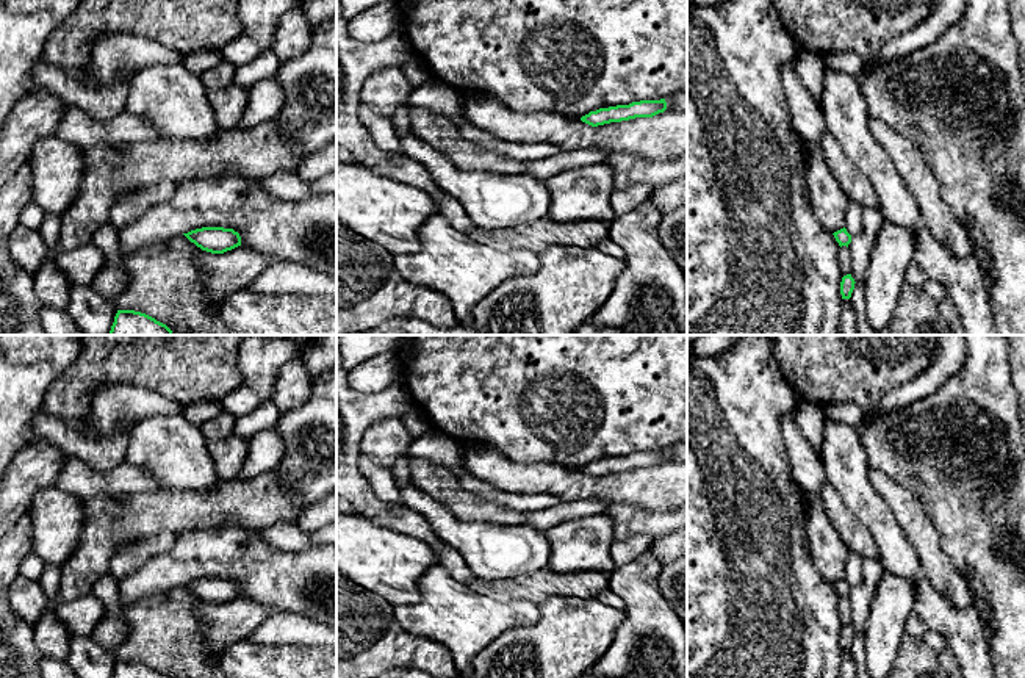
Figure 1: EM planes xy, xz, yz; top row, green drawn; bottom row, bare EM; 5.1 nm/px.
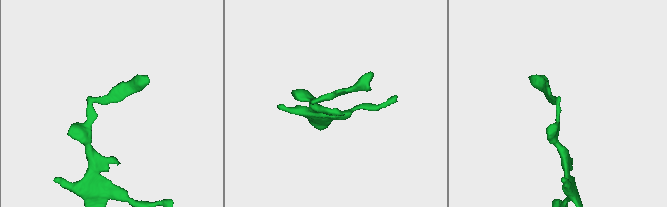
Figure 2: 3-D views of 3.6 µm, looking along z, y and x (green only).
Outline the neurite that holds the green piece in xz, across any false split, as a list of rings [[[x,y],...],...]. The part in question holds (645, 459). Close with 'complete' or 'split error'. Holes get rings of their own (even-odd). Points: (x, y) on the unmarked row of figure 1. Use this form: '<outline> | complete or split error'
[[[665,449],[660,451],[640,451],[629,456],[617,456],[609,459],[599,459],[582,467],[581,471],[592,476],[604,476],[610,473],[621,473],[635,468],[653,468],[667,460]]] | complete

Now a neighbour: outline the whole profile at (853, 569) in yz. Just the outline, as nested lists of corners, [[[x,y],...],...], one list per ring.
[[[854,551],[848,553],[848,561],[845,564],[845,579],[851,587],[862,582],[862,556]]]

